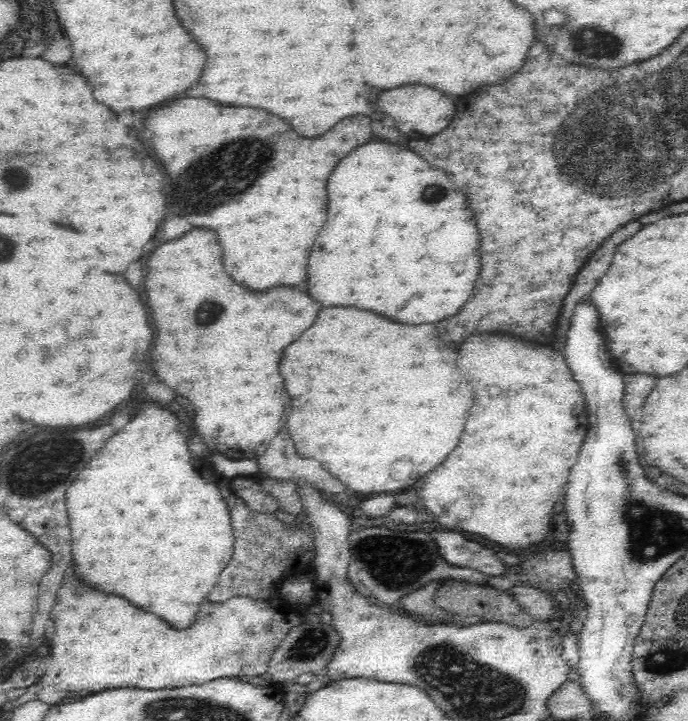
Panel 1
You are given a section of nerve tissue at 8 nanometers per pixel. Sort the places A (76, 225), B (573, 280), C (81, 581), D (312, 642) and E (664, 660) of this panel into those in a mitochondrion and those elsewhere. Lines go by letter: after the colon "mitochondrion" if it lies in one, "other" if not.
A: other
B: other
C: other
D: mitochondrion
E: mitochondrion

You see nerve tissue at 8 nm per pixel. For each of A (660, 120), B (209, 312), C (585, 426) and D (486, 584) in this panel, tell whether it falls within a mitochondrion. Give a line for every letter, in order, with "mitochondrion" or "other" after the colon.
A: mitochondrion
B: mitochondrion
C: other
D: other

